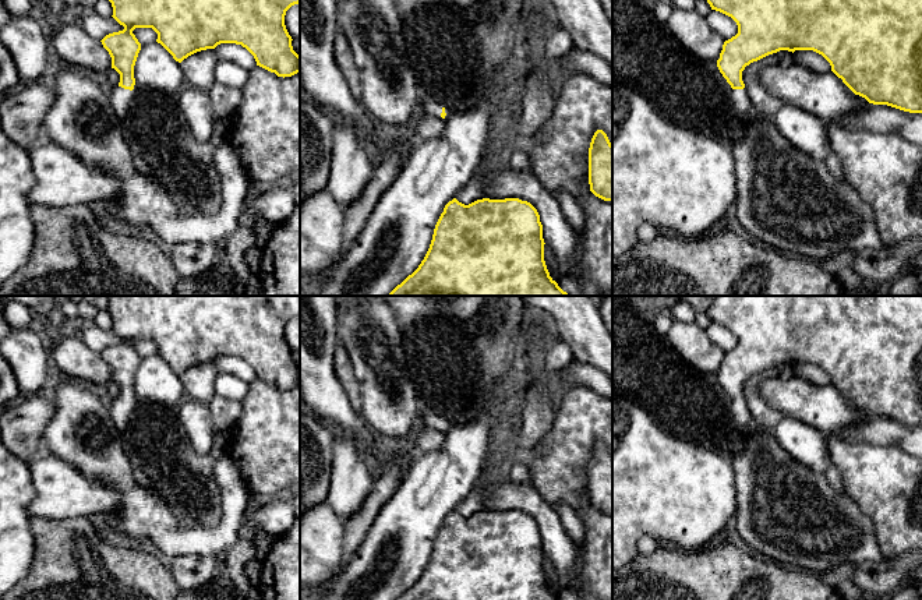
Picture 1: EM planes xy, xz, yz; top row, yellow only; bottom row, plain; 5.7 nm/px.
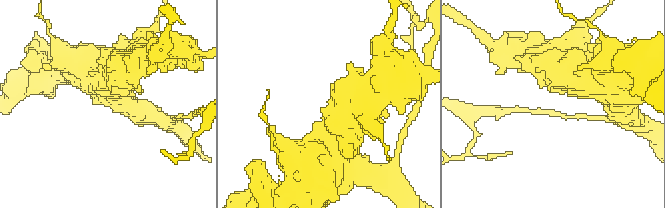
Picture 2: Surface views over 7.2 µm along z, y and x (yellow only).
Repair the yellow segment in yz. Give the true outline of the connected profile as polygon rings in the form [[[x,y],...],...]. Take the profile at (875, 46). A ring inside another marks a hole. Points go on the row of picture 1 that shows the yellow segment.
[[[707,0],[711,10],[731,17],[738,25],[738,33],[725,40],[717,67],[731,85],[728,95],[728,109],[732,116],[745,114],[750,107],[750,100],[742,81],[742,71],[746,66],[780,50],[813,50],[822,54],[831,66],[831,71],[855,93],[873,105],[887,105],[909,113],[922,113],[922,0]]]

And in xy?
[[[109,0],[113,18],[124,27],[123,31],[106,35],[100,42],[112,57],[112,68],[120,74],[117,87],[109,91],[117,117],[123,119],[134,95],[134,66],[141,43],[133,33],[135,28],[152,28],[160,43],[176,61],[188,56],[215,49],[220,43],[236,43],[245,47],[257,66],[278,77],[292,77],[300,73],[300,56],[293,50],[292,36],[285,25],[286,11],[300,0]]]

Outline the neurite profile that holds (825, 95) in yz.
[[[770,61],[760,70],[759,80],[781,103],[806,110],[823,121],[855,113],[869,105],[833,71],[815,73],[795,61],[788,67]]]

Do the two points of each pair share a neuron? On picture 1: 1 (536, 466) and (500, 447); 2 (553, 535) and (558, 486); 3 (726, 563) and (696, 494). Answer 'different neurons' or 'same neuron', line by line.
1: different neurons
2: different neurons
3: different neurons

